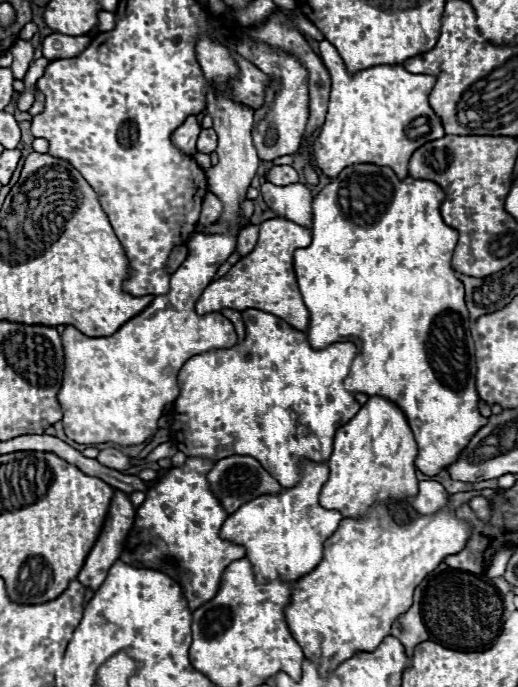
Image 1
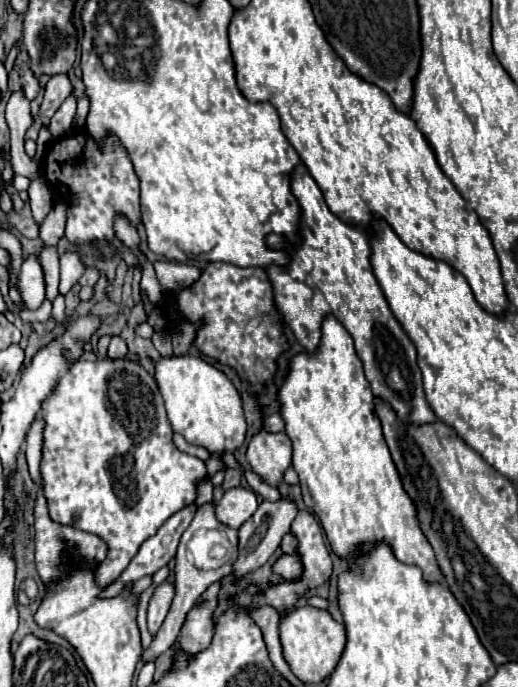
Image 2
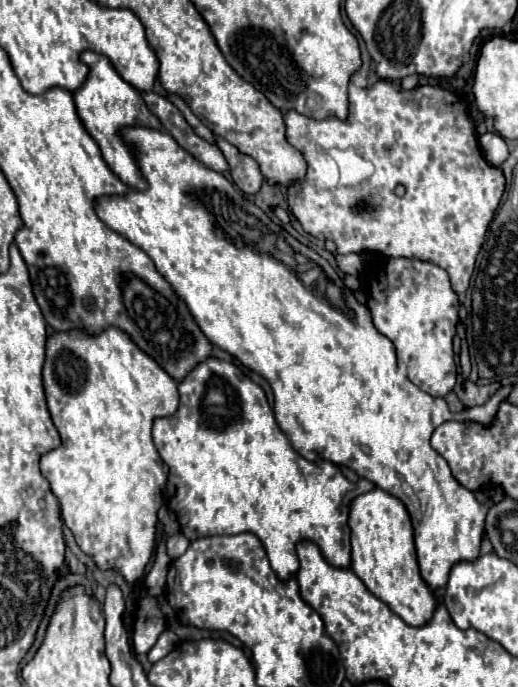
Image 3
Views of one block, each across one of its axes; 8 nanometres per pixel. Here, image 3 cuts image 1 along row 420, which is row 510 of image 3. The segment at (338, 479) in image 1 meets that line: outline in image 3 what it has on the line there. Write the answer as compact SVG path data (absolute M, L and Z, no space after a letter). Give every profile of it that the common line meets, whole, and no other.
M380 488L360 494L350 502L348 526L352 538L350 568L354 570L354 574L394 614L406 620L406 624L426 624L426 620L430 620L430 616L434 614L436 600L432 596L432 590L420 578L412 522L402 500L390 496Z

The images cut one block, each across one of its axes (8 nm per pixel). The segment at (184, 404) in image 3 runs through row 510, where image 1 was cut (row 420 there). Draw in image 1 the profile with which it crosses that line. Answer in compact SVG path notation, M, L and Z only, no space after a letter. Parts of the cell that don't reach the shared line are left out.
M244 310L242 316L246 324L246 340L240 346L192 356L178 372L180 396L174 402L174 422L170 428L172 442L186 456L202 456L210 460L222 460L234 454L252 456L282 484L282 488L292 488L300 480L298 460L328 460L336 430L360 410L354 394L344 388L344 378L348 376L358 348L352 342L334 342L316 350L310 346L304 332L292 328L274 314Z

